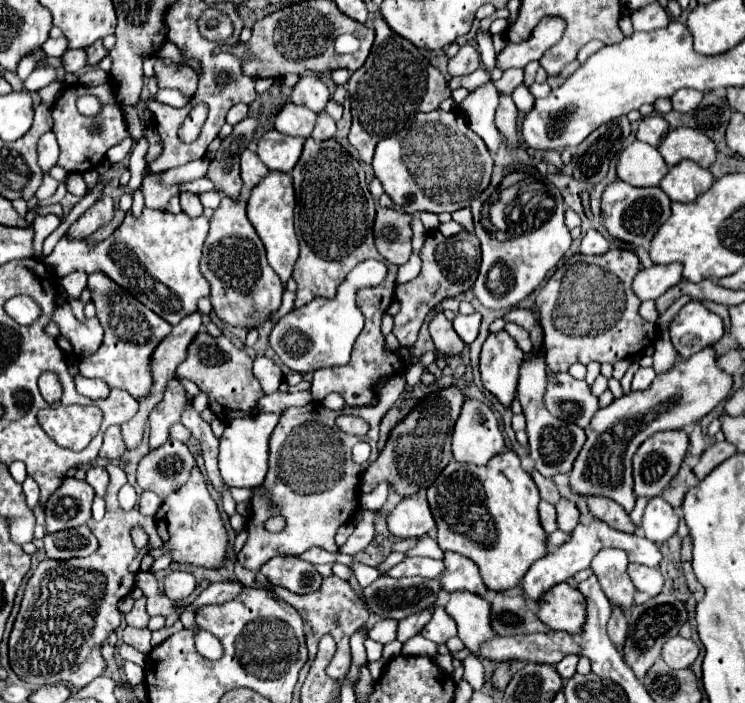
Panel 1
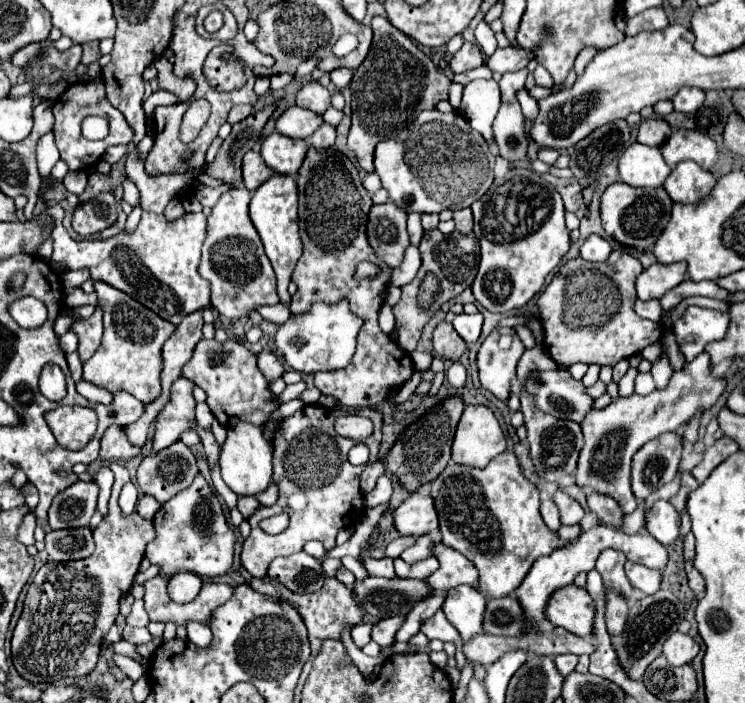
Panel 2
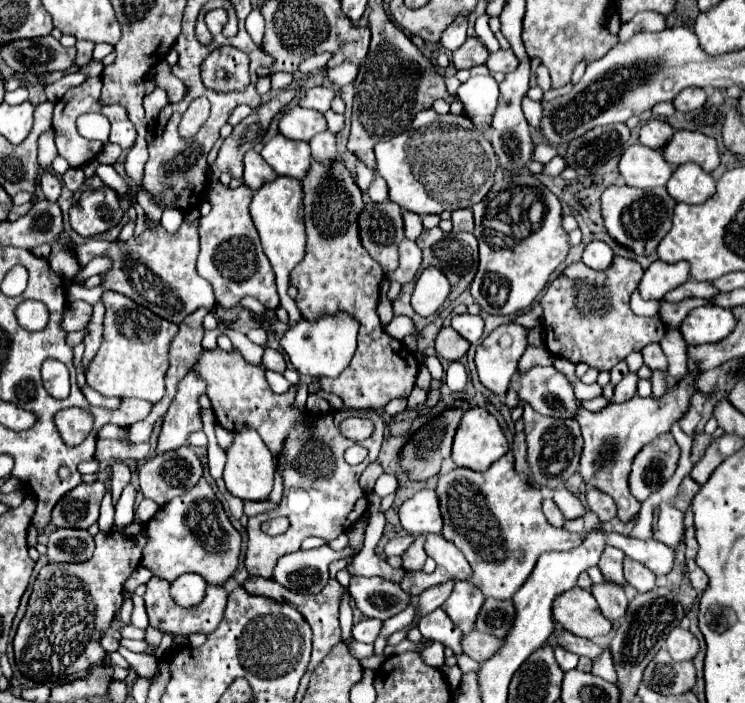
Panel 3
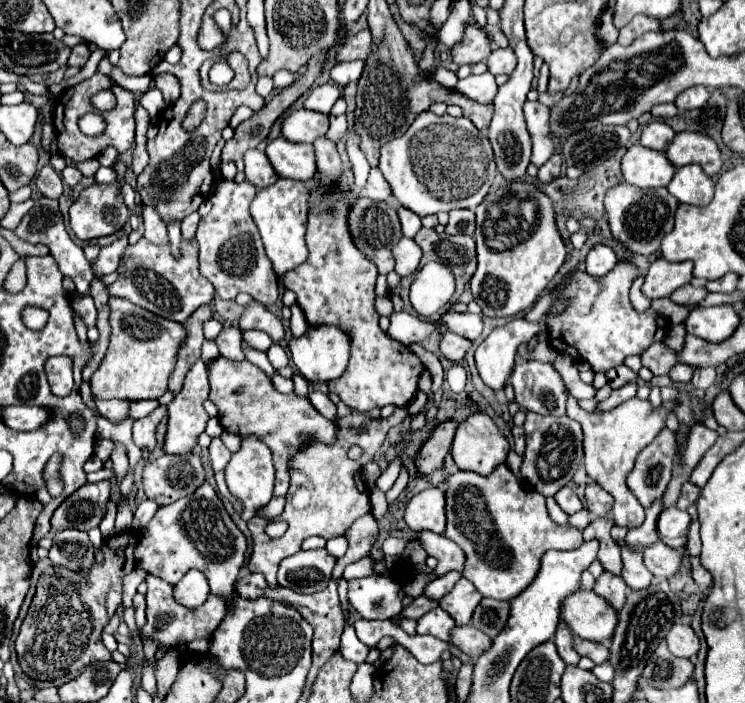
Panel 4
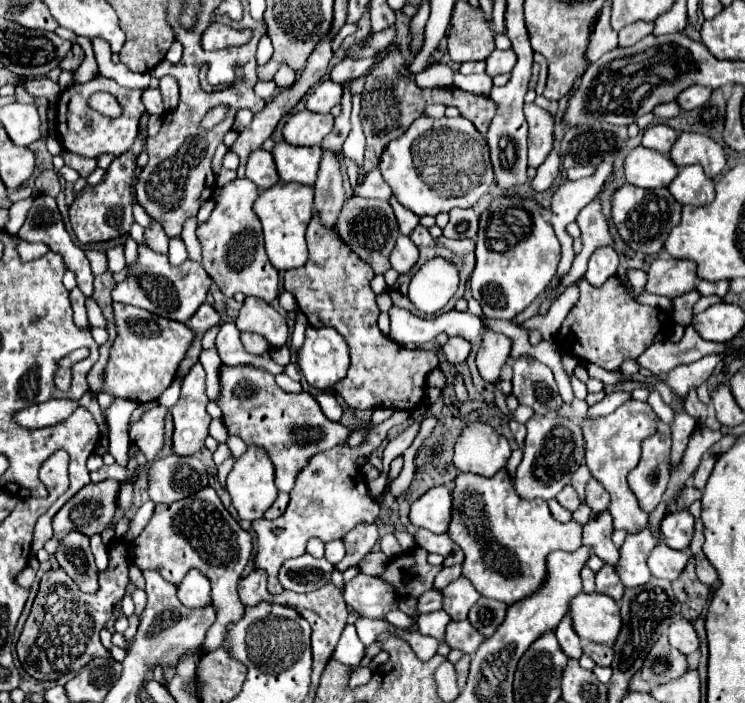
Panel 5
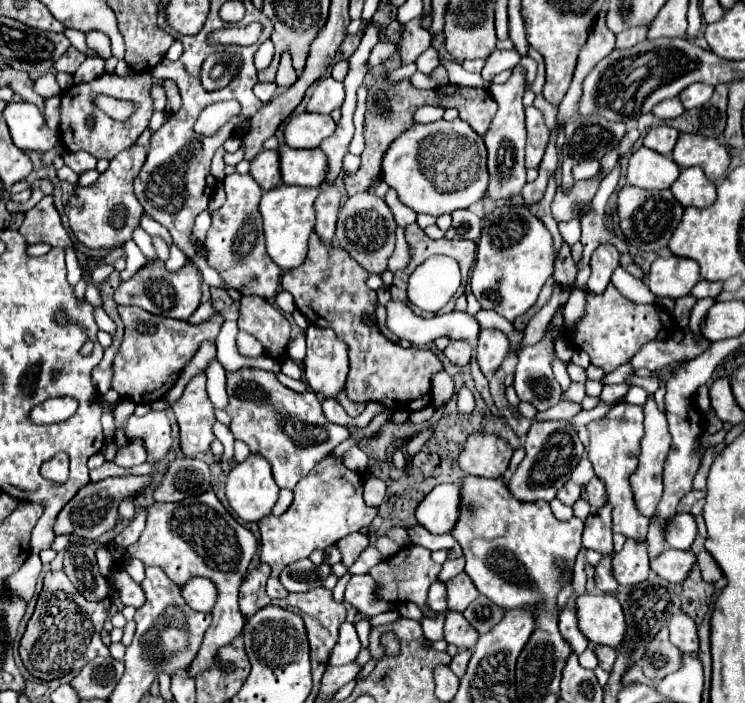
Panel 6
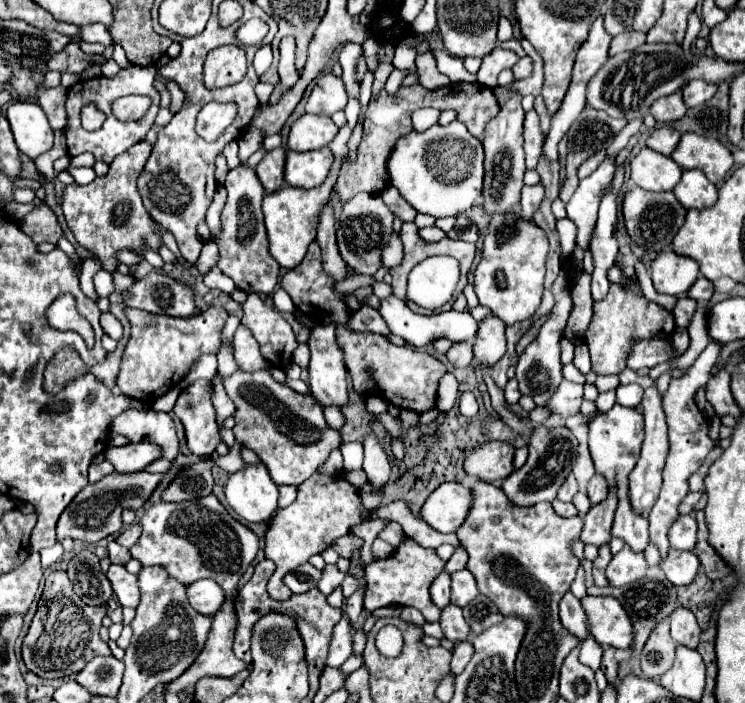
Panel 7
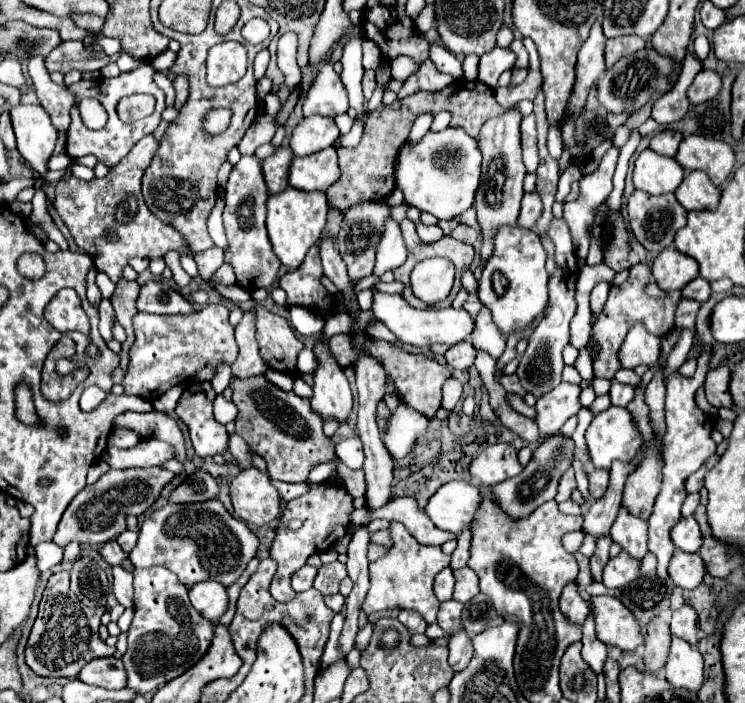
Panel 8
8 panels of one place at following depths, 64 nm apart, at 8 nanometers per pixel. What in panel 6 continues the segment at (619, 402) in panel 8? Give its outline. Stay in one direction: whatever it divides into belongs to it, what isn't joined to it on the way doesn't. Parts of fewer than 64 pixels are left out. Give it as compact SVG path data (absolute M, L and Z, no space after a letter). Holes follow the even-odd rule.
M630 386L628 394L624 396L624 402L630 402L630 404L644 404L648 398L648 392L644 388L638 388L638 386Z

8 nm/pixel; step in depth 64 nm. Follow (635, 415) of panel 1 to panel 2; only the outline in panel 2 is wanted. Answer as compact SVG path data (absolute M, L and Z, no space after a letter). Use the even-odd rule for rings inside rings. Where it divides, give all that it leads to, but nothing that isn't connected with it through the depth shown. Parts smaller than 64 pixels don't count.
M702 352L692 362L686 362L684 368L676 370L664 390L654 390L646 396L632 394L618 398L602 410L588 412L586 420L582 422L584 448L580 452L574 474L576 484L580 488L590 488L614 498L622 506L624 514L634 512L638 504L636 496L630 490L630 462L634 452L638 452L642 444L664 432L678 432L698 412L712 408L724 390L726 378L712 376L710 356Z

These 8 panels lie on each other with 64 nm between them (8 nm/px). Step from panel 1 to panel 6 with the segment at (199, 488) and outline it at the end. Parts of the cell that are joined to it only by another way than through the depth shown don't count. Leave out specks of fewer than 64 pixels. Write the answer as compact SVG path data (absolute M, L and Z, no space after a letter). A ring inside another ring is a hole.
M214 490L182 502L152 504L148 508L148 520L140 540L128 546L128 556L142 560L146 568L162 568L164 574L178 586L182 586L192 576L206 576L216 584L218 598L214 604L214 620L204 634L204 642L196 660L192 662L192 676L196 676L204 668L210 668L218 648L230 644L240 634L244 616L238 608L238 588L246 576L252 556L256 554L256 548L258 542L254 534L230 516L230 512L216 498Z

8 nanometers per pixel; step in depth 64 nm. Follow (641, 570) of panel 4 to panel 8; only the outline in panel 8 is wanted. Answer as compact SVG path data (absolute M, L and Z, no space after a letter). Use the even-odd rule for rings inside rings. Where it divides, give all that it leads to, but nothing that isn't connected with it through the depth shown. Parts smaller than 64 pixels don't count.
M622 550L616 558L610 558L610 562L606 564L602 584L606 588L622 588L640 578L640 566L642 566L640 560L628 556Z

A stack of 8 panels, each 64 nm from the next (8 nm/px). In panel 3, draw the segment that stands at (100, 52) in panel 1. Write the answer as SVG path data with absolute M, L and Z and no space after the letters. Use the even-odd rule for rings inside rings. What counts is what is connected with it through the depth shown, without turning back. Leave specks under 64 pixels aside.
M76 42L76 48L78 48L78 56L76 56L76 64L78 66L86 66L90 60L92 60L92 50L94 50L94 44L92 42Z

